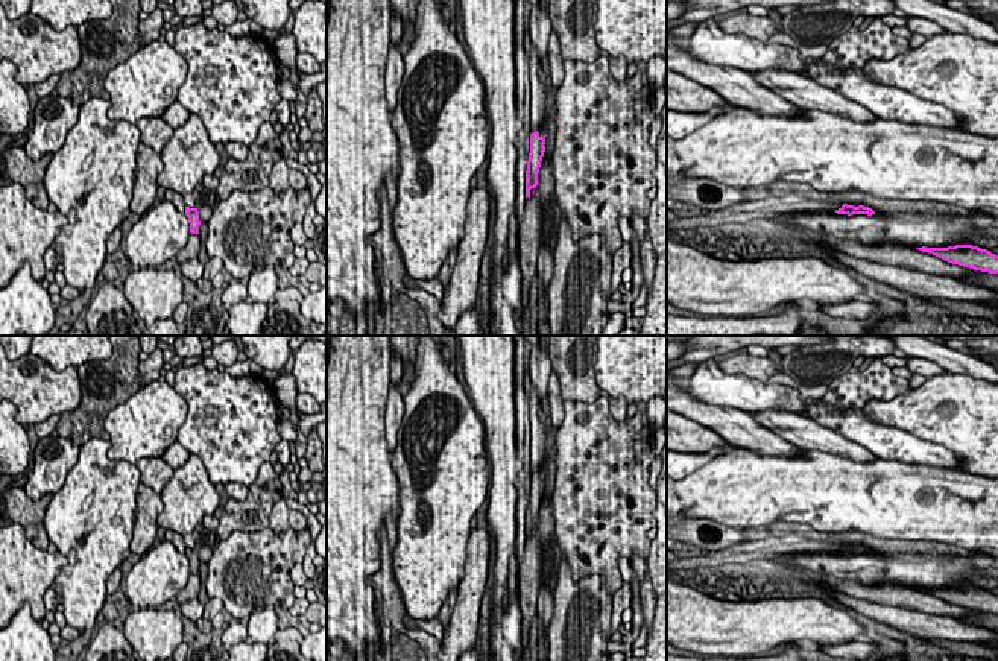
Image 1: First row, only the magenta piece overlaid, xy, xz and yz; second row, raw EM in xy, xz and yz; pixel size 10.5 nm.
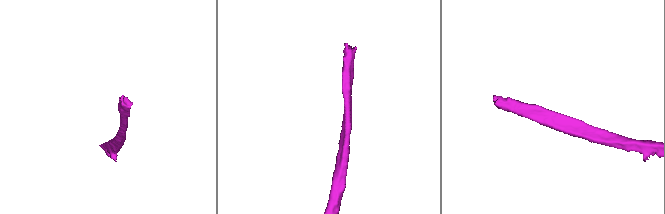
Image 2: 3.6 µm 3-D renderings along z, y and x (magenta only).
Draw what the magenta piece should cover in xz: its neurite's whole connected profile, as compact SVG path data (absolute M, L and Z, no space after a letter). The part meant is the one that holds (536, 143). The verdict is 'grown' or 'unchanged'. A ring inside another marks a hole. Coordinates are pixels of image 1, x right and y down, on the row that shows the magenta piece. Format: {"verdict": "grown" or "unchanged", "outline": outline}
{"verdict": "grown", "outline": "M544 119L538 131L530 134L530 153L526 170L526 198L530 198L530 190L538 185L538 173L545 152L547 122Z"}

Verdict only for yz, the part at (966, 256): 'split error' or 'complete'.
complete

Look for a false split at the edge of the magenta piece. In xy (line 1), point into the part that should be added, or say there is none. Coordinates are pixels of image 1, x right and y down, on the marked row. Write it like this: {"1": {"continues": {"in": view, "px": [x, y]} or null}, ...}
{"1": {"continues": null}}

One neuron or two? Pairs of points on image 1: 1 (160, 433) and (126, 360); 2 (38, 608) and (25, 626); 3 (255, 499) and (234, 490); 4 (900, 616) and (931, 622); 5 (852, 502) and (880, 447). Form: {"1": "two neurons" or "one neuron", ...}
{"1": "two neurons", "2": "two neurons", "3": "two neurons", "4": "one neuron", "5": "two neurons"}

